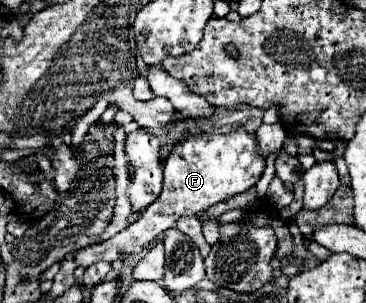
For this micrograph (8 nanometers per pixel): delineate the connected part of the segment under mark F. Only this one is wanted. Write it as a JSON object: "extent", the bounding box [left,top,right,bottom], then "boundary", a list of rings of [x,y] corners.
{"extent":[75,127,267,267],"boundary":[[[237,127],[231,133],[207,133],[205,137],[191,137],[175,143],[169,157],[165,159],[165,181],[157,201],[153,201],[141,213],[141,217],[125,231],[117,233],[115,237],[103,243],[93,243],[83,249],[77,249],[75,265],[89,267],[93,261],[111,263],[121,251],[127,255],[139,253],[149,241],[173,227],[177,217],[197,215],[219,201],[225,201],[237,193],[251,189],[259,181],[267,163],[267,159],[255,147],[257,135],[249,133],[245,127]]]}

